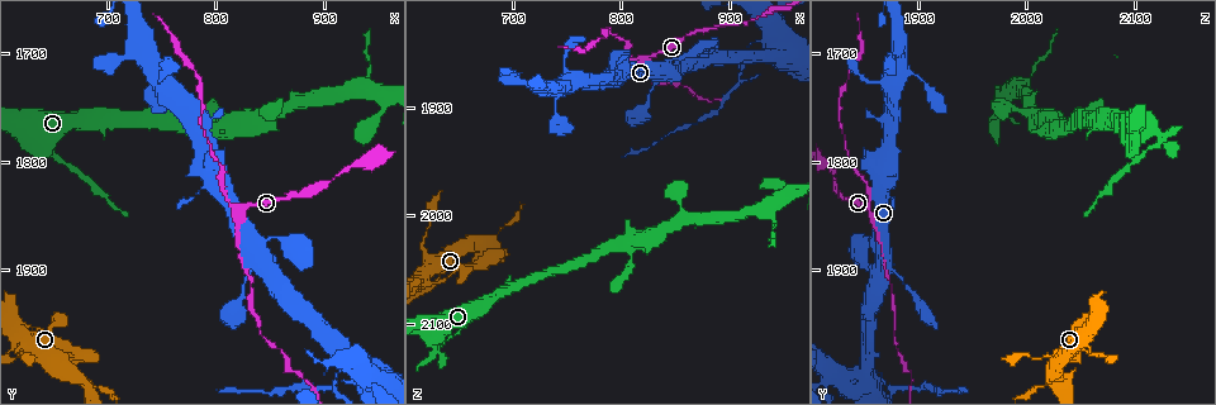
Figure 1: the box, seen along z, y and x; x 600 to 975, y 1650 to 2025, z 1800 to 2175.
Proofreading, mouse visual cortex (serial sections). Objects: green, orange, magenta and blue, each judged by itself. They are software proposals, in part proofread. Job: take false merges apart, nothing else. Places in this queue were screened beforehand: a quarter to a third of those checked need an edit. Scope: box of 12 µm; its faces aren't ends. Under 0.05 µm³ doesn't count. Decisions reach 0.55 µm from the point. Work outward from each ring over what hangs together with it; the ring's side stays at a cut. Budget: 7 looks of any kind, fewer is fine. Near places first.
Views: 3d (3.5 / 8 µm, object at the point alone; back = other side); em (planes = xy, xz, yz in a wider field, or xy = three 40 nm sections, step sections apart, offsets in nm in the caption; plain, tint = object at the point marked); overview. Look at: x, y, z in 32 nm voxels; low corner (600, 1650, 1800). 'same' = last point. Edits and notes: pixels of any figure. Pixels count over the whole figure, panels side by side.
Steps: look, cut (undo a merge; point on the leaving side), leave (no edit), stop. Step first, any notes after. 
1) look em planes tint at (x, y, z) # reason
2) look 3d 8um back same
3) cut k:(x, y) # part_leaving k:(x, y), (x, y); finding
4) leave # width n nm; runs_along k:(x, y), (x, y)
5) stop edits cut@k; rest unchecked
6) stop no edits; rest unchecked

look 3d 8um at (814, 1844, 1854)

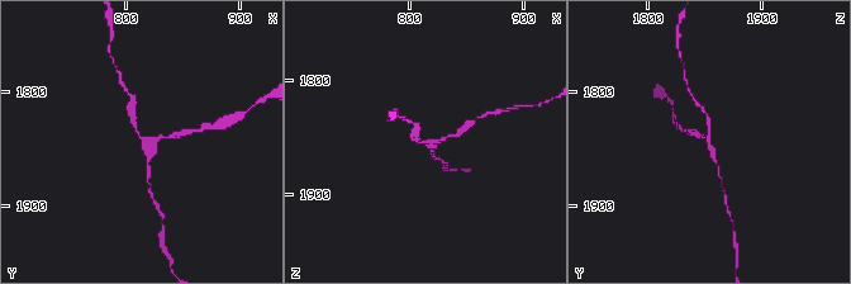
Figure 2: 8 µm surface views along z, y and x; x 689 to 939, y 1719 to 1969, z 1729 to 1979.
look em xy step 1 tint at (818, 1840, 1856) # now the EM

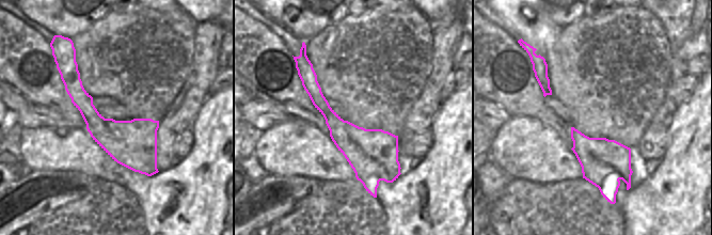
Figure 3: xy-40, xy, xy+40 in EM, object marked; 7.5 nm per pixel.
cut 2:(132, 113) # part_leaving 2:(158, 137), (146, 142), (136, 132), (131, 107); two cells meet here

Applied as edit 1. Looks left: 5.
look overview

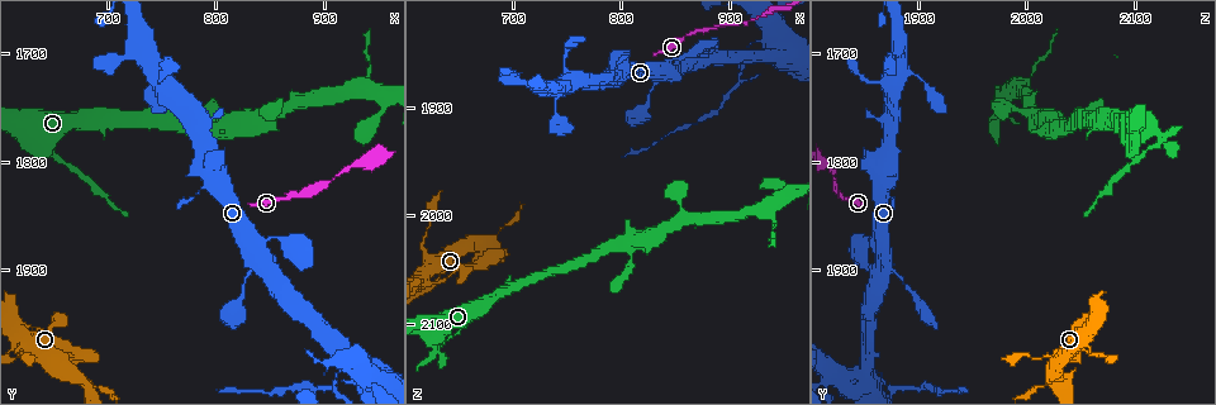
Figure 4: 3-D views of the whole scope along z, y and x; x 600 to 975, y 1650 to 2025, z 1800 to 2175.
look 3d 3.5um at (910, 2002, 1866) # three-way junction

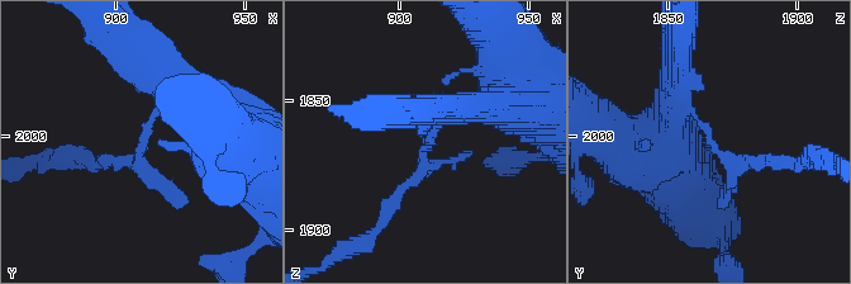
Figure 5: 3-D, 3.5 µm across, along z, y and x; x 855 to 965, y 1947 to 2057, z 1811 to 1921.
look em xy step 5 tint at (912, 2004, 1867) # now the EM

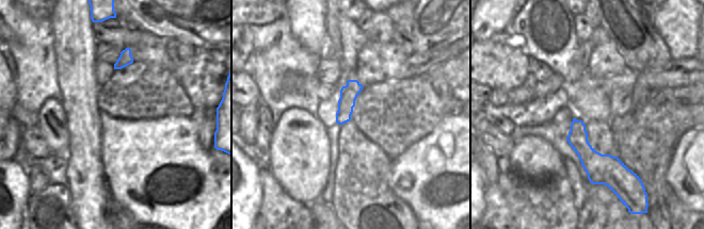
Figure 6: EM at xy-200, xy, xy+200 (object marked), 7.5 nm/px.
cut 5:(157, 181) # part_leaving 5:(144, 145), (141, 160), (79, 156); two cells meet here

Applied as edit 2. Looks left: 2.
stop edits cut@2, cut@5; rest unchecked

